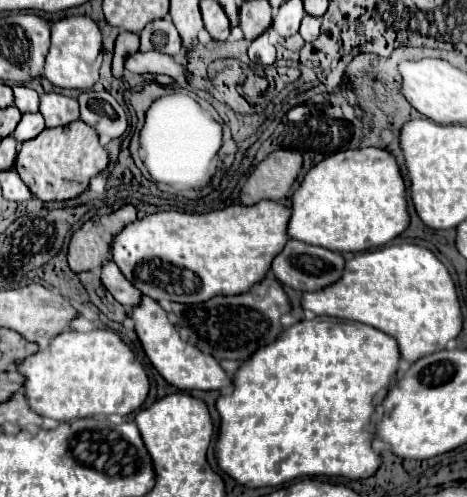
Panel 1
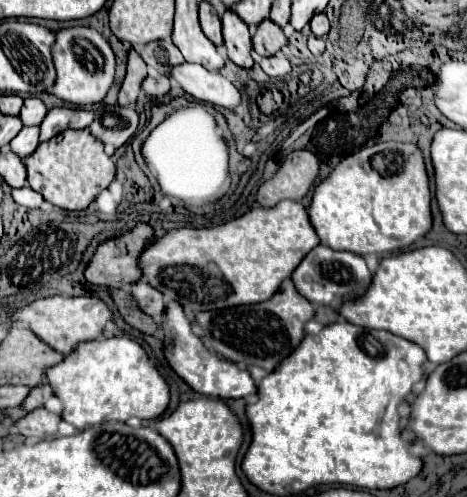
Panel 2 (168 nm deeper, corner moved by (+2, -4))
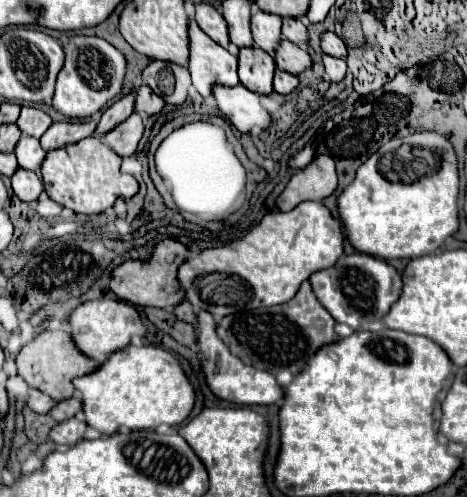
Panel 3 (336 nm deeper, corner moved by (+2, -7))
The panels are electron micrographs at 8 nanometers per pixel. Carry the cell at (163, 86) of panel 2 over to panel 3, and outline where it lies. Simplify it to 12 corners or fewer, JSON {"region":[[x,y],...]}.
{"region":[[146,84],[136,90],[134,110],[154,116],[164,100]]}

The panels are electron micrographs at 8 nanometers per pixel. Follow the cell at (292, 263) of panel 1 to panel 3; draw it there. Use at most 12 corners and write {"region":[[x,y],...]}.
{"region":[[368,254],[312,274],[318,300],[352,330],[400,298],[400,270]]}

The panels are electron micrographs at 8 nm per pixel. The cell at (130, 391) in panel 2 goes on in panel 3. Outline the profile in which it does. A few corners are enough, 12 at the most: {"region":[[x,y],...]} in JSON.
{"region":[[158,346],[76,378],[104,434],[180,426],[196,390]]}

